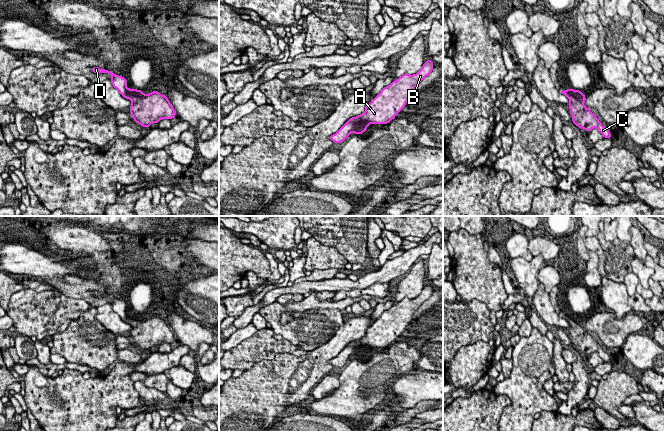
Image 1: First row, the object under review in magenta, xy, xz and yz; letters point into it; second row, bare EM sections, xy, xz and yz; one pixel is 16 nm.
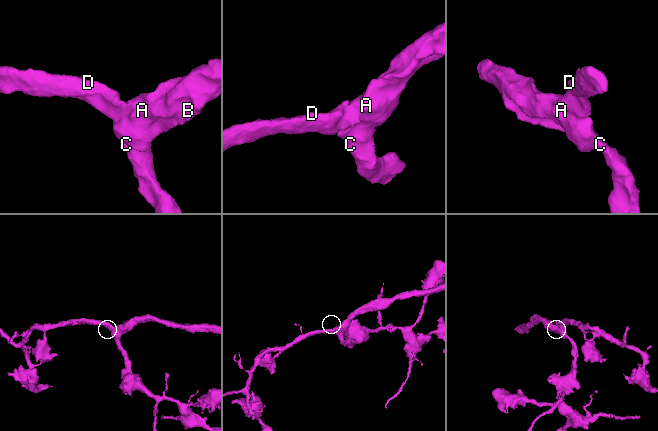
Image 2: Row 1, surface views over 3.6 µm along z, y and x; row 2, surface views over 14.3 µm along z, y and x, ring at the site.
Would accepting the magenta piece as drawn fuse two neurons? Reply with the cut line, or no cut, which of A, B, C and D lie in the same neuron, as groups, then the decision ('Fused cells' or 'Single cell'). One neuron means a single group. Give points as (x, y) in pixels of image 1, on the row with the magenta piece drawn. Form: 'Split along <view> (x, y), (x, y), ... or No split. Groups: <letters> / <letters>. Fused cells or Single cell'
No split. Groups: A B C D. Single cell

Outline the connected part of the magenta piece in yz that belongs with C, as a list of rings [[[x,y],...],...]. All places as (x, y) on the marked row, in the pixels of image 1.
[[[570,88],[561,91],[561,93],[570,101],[568,106],[571,111],[572,121],[576,126],[589,132],[593,128],[597,128],[604,138],[612,138],[609,130],[602,125],[596,115],[583,105],[586,97],[581,91]]]

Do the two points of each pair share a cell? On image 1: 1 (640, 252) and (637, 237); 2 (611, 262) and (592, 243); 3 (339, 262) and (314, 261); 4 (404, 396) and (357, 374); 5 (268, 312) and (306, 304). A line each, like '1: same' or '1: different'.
1: same
2: same
3: same
4: different
5: different

